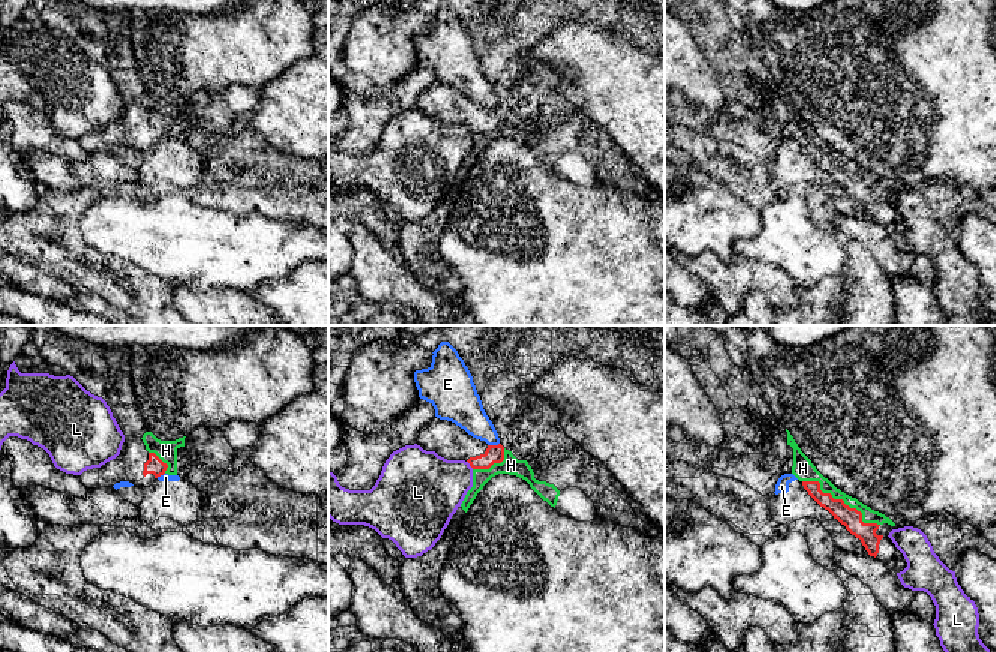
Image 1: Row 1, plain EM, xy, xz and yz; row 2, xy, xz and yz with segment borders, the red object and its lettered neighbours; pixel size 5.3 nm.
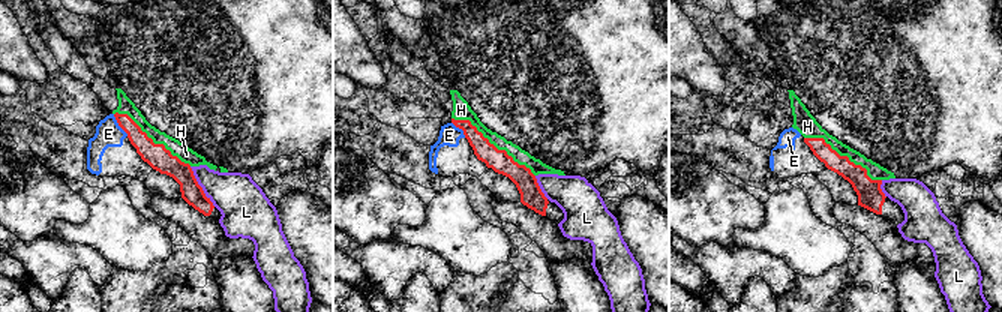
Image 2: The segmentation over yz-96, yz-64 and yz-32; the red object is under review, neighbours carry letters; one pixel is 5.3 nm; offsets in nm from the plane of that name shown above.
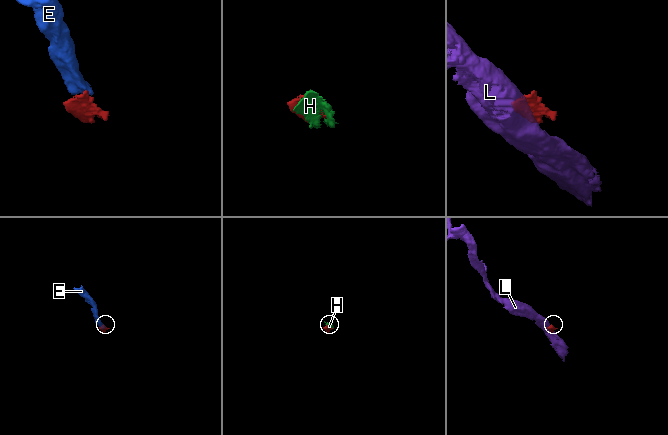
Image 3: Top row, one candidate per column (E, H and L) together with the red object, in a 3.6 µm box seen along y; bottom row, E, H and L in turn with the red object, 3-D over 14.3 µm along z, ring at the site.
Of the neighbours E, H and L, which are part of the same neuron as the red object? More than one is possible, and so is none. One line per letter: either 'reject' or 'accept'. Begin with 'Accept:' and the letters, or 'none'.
Accept: H
E: reject
H: accept
L: reject

